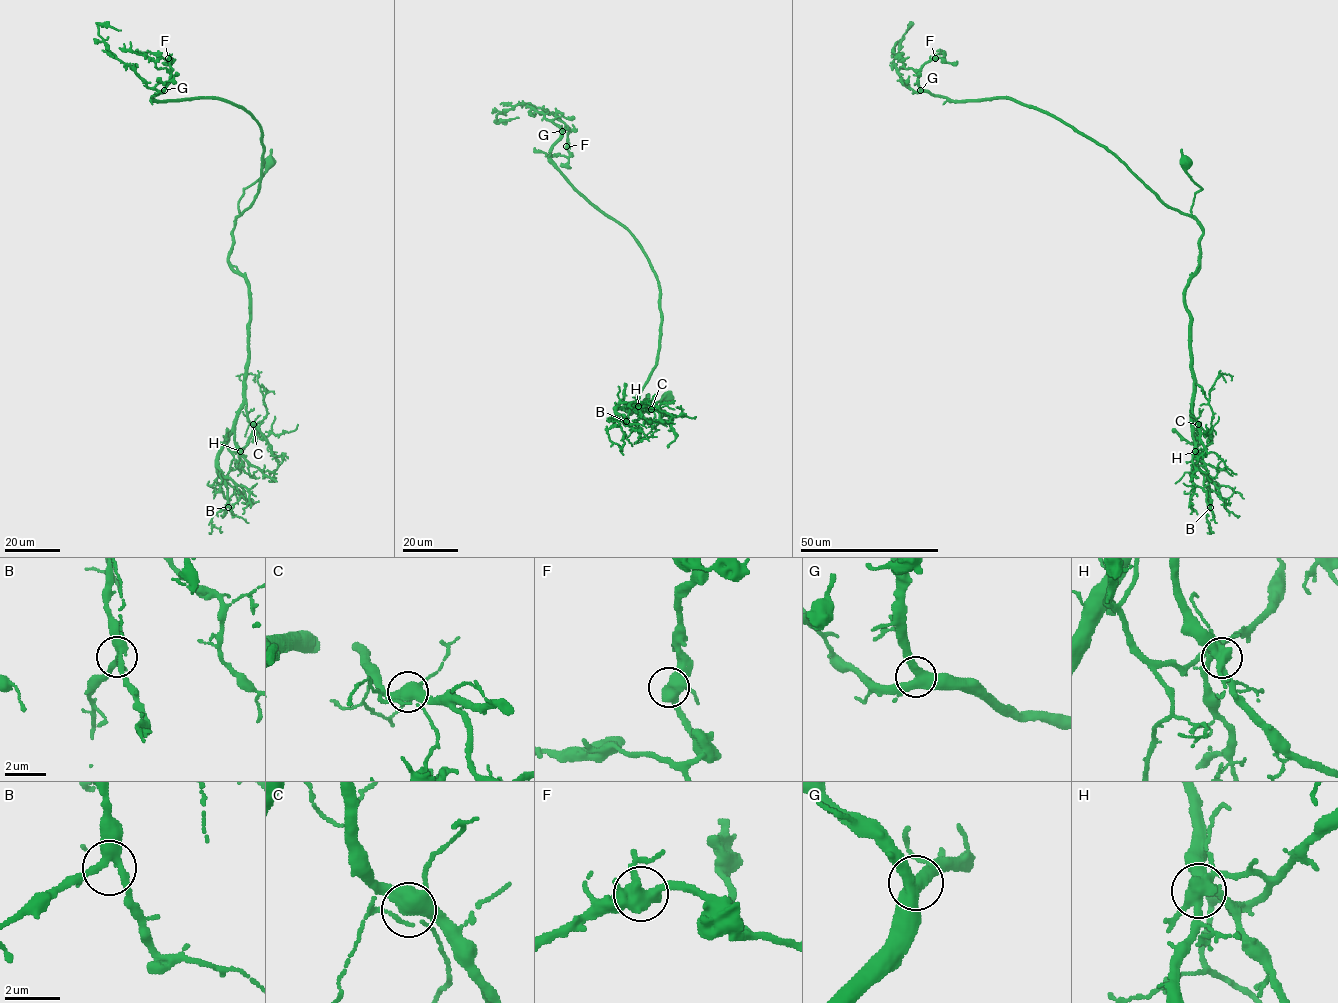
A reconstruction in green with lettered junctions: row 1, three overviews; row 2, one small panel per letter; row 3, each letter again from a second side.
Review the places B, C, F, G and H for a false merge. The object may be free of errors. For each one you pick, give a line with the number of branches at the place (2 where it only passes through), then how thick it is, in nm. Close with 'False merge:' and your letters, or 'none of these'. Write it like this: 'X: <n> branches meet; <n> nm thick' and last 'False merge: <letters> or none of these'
H: 5 branches meet; 460 nm thick
False merge: H

